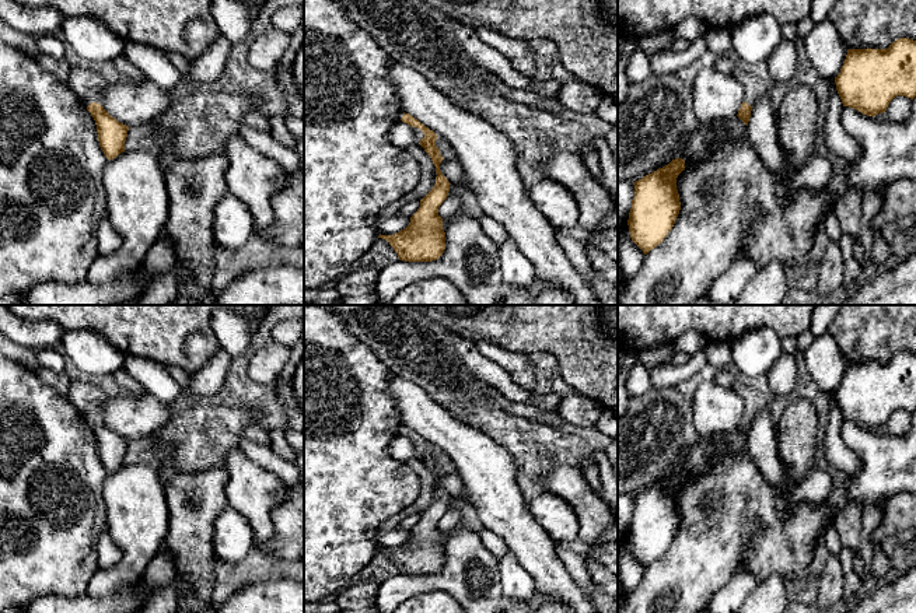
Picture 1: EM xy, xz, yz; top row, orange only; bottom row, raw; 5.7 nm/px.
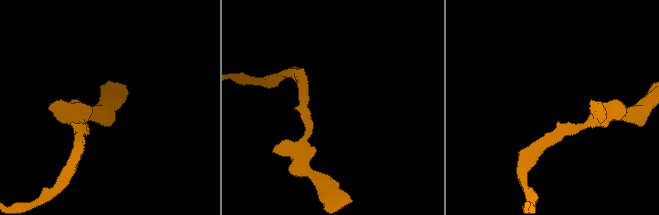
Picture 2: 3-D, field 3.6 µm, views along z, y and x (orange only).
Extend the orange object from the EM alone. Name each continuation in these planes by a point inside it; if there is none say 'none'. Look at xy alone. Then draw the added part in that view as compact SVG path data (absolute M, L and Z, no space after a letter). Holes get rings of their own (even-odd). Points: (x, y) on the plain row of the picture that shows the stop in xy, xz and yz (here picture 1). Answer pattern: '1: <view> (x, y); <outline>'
1: xy (87, 398); M71 381L67 390L67 399L85 421L91 416L104 420L102 404L106 402L108 395L104 392L102 386L88 381Z

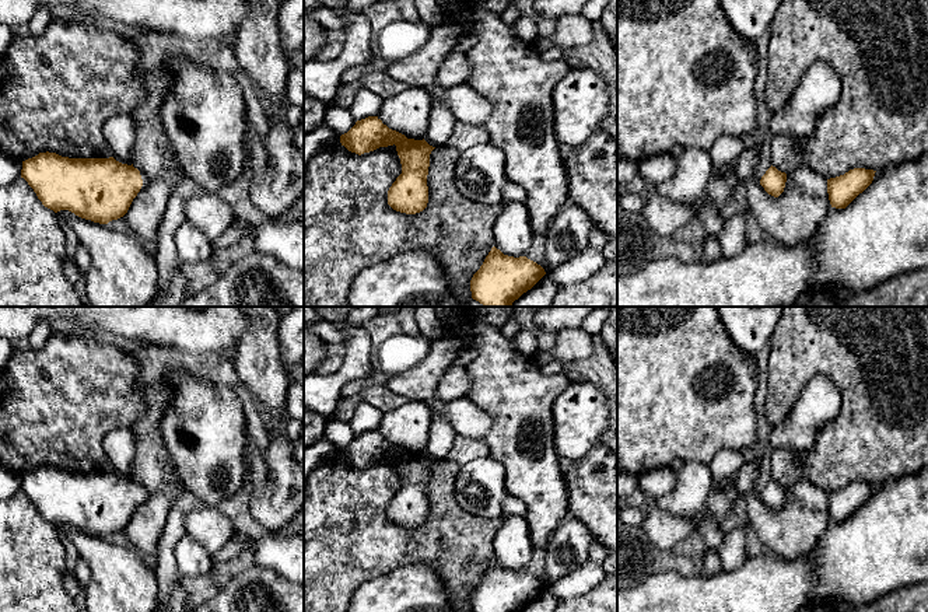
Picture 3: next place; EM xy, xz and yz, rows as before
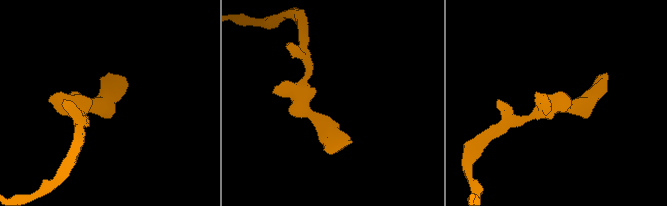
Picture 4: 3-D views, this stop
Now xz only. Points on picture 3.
none

